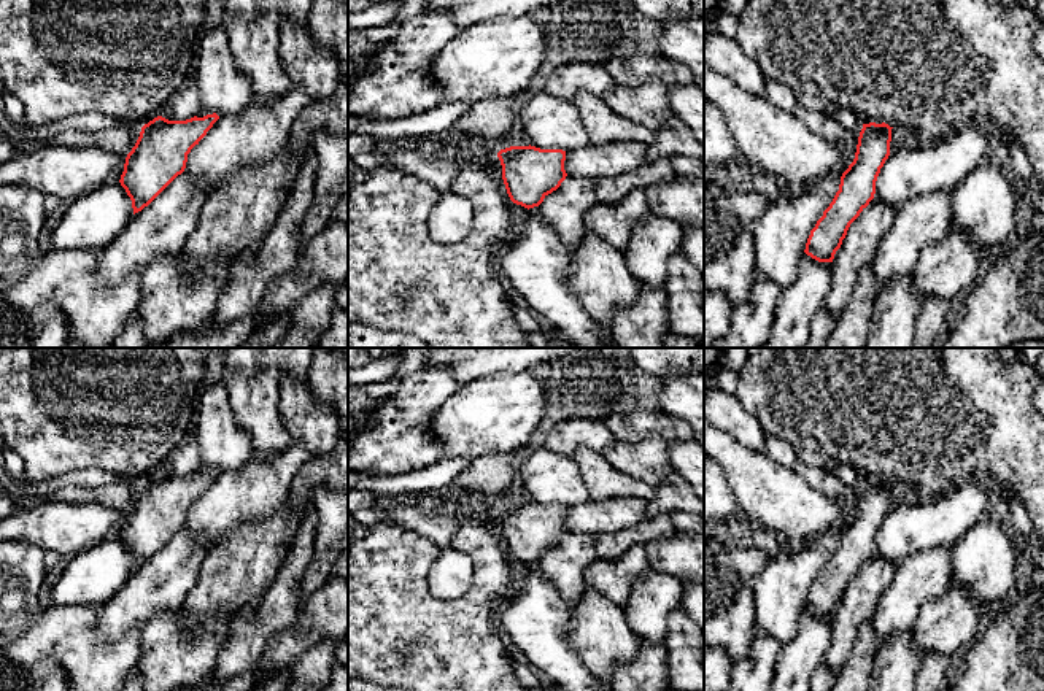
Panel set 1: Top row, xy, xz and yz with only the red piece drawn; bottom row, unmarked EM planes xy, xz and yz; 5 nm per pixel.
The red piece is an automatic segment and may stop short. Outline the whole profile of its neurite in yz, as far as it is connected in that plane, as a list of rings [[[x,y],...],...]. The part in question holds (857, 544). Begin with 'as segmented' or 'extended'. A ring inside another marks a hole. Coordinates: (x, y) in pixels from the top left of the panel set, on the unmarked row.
as segmented; [[[863,480],[853,518],[841,532],[836,548],[806,599],[804,608],[818,618],[833,618],[850,580],[869,561],[876,537],[890,511],[891,484],[888,480]]]

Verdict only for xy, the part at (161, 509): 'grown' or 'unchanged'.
unchanged

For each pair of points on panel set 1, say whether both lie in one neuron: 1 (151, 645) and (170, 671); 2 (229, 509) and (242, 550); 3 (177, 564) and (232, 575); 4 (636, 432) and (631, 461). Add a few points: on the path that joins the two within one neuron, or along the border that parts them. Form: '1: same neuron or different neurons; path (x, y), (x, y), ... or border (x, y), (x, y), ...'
1: same neuron; path (158, 652), (170, 664)
2: different neurons; border (272, 517), (232, 528), (210, 553)
3: different neurons; border (207, 556), (197, 583), (183, 602)
4: different neurons; border (618, 439), (661, 437), (668, 443)

